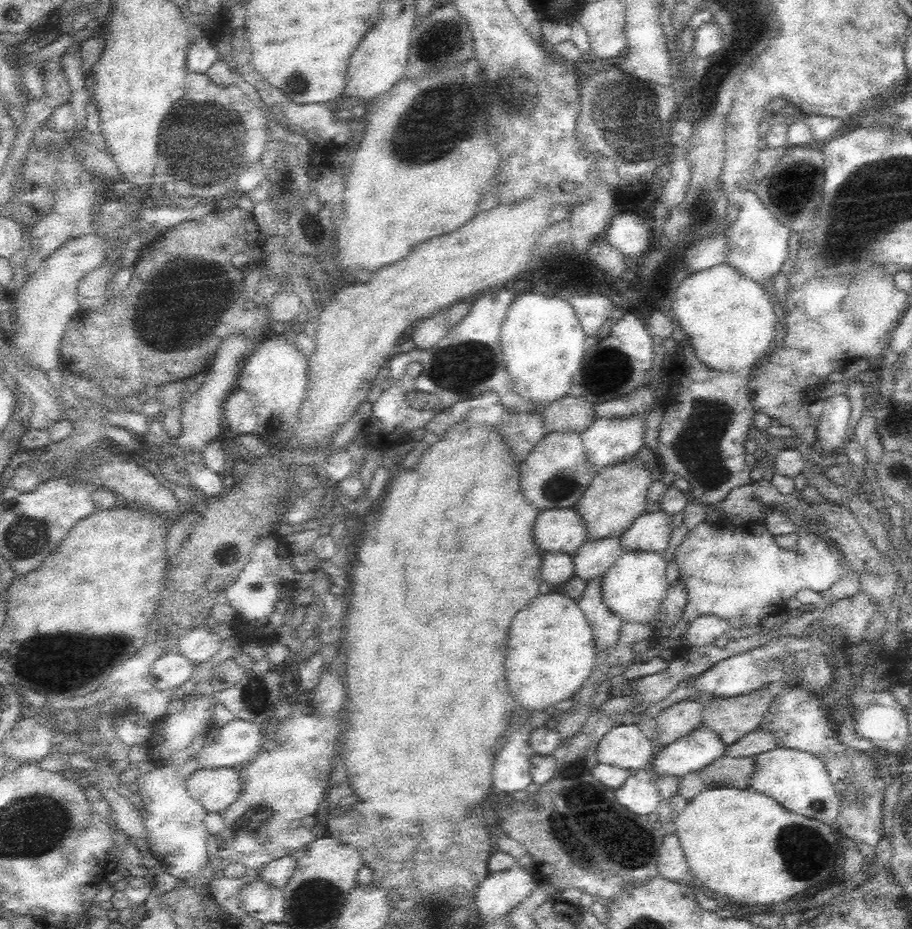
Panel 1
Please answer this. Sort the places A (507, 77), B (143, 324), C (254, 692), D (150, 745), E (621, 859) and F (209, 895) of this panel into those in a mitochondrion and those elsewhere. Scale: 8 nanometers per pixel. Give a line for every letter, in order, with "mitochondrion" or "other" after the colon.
A: mitochondrion
B: other
C: mitochondrion
D: other
E: mitochondrion
F: other

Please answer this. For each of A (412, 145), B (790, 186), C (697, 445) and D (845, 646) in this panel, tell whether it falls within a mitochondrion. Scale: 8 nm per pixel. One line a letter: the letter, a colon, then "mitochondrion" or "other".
A: mitochondrion
B: mitochondrion
C: mitochondrion
D: other

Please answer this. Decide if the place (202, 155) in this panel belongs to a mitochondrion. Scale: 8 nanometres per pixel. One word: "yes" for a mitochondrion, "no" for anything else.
yes

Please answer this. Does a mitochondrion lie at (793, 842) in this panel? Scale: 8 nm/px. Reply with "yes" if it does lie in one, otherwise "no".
yes

